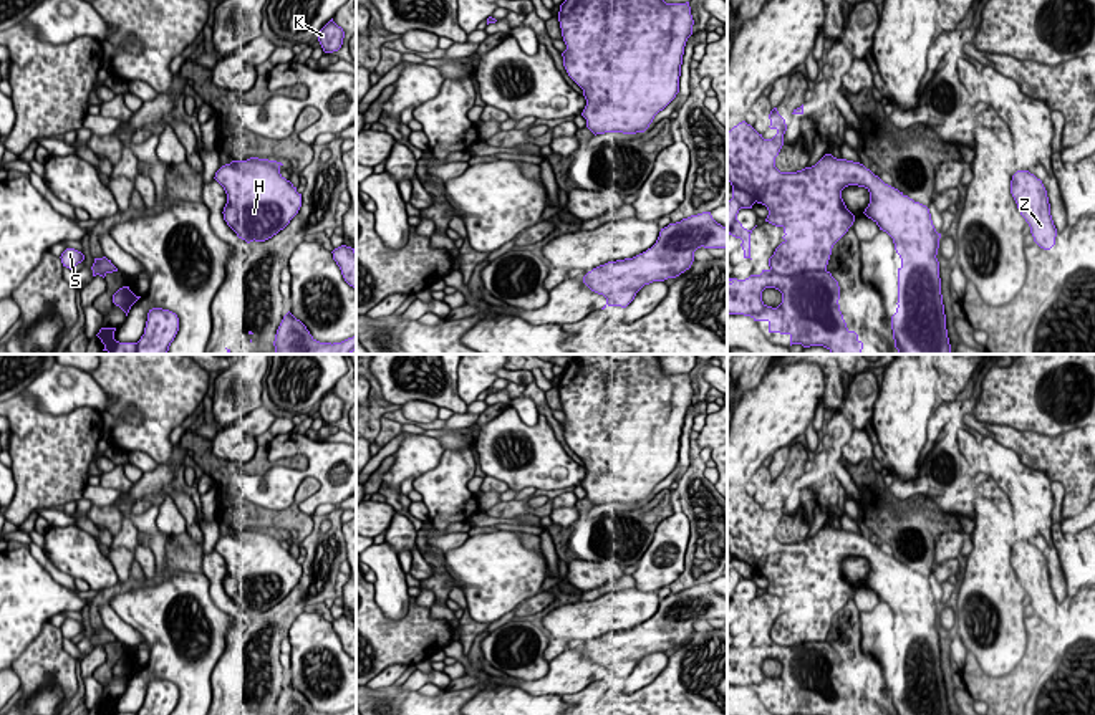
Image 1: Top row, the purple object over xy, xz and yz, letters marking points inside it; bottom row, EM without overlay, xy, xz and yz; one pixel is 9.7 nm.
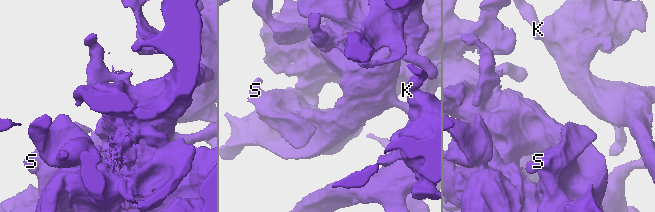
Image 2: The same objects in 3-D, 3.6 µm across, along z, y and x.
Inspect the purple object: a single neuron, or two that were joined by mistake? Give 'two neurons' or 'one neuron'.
two neurons

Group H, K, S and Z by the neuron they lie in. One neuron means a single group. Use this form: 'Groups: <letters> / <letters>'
Groups: H K Z / S

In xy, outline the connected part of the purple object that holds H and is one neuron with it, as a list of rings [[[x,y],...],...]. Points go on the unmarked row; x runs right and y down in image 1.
[[[258,528],[222,536],[224,591],[247,614],[272,609],[301,578],[301,564],[280,545],[282,536]]]

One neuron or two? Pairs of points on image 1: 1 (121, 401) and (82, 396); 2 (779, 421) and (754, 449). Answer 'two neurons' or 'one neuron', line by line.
1: two neurons
2: one neuron

